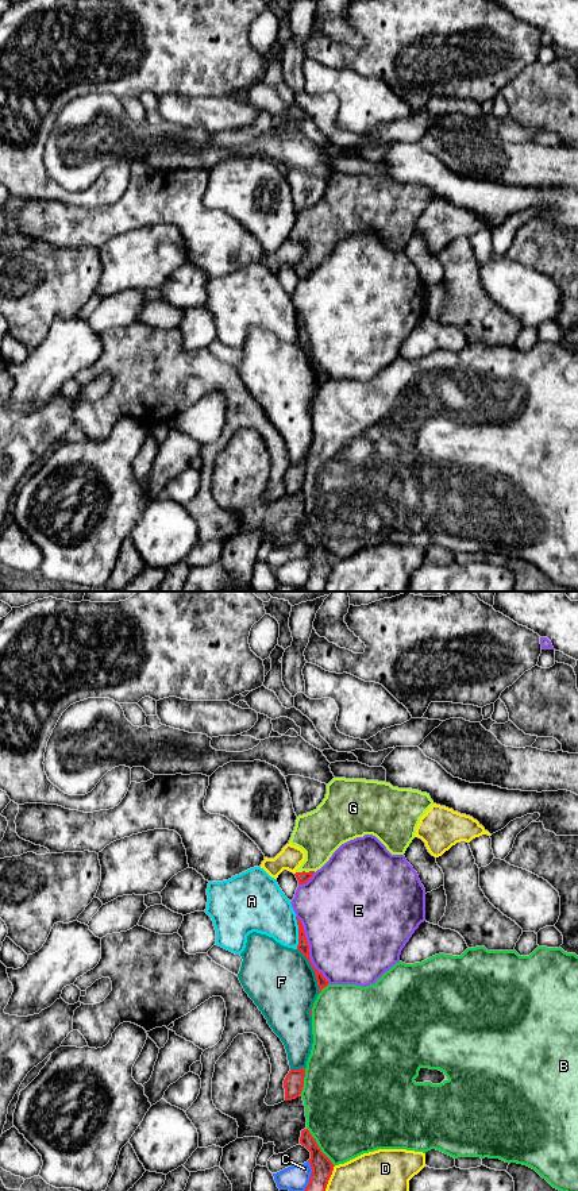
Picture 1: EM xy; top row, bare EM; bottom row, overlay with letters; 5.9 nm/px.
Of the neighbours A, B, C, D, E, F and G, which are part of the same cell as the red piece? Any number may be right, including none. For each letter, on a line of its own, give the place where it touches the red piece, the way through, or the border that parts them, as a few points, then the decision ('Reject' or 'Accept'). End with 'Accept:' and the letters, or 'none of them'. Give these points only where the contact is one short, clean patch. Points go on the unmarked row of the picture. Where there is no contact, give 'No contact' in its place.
A: Touches red at xy (299, 328). Boundary: xy (295, 312), (297, 343). Reject
B: Touches red at xy (318, 542). Reject
C: Touches red at xy (311, 571). Boundary: xy (308, 555), (311, 573), (303, 586). Reject
D: Touches red at xy (328, 574). Reject
E: Touches red at xy (308, 345). Reject
F: Touches red at xy (313, 365). Reject
G: Touches red at xy (304, 266). Path across: xy (303, 272), (304, 266), (316, 251), (319, 228). Accept
Accept: G

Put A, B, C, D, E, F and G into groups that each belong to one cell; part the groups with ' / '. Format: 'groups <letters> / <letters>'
groups A / B / C / D / E / F / G

